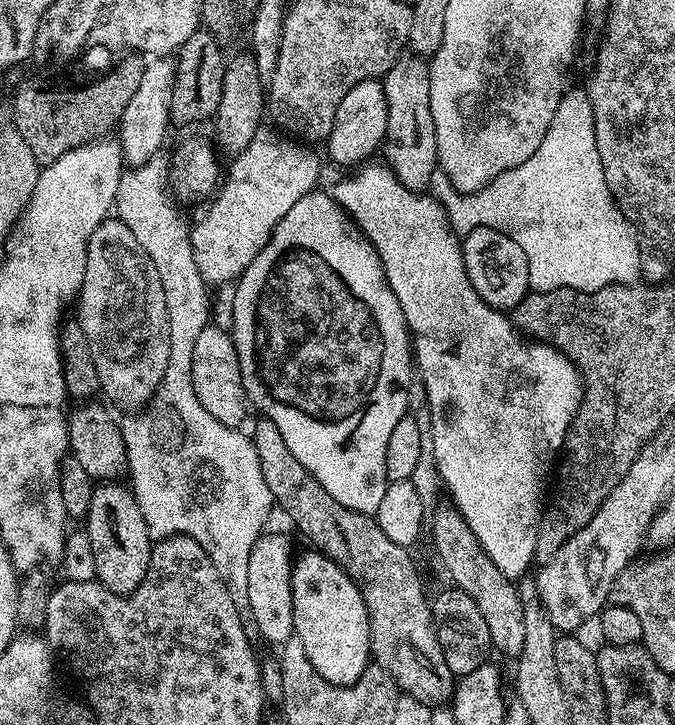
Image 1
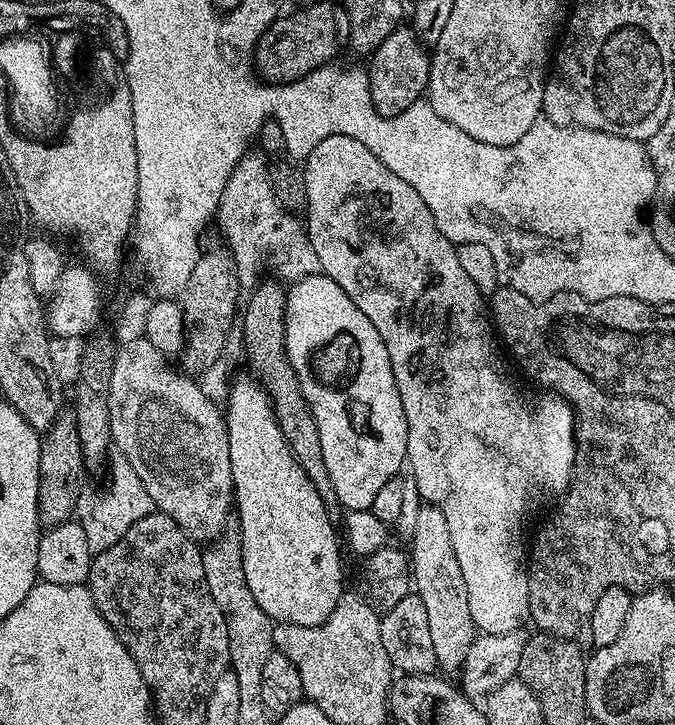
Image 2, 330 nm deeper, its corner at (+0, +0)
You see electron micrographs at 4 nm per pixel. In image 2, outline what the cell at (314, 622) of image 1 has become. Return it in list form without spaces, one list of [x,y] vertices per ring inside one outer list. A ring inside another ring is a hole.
[[[237,375],[228,391],[224,413],[224,429],[230,446],[230,470],[234,489],[234,508],[240,511],[238,531],[242,542],[242,570],[246,570],[246,586],[262,610],[276,624],[293,624],[294,626],[318,626],[324,624],[338,598],[346,590],[344,584],[344,564],[340,561],[342,540],[338,528],[332,525],[329,509],[324,507],[322,498],[306,478],[306,470],[298,466],[282,430],[266,390],[255,375]]]

